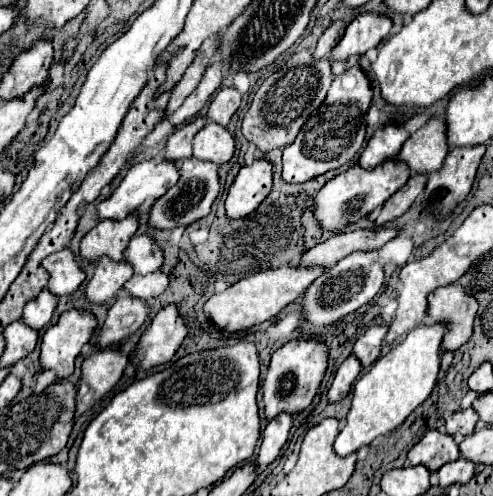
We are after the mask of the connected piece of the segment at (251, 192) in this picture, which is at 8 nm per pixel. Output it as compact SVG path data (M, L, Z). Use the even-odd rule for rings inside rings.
M266 158L242 166L226 198L226 216L244 218L268 196L272 188L274 164Z

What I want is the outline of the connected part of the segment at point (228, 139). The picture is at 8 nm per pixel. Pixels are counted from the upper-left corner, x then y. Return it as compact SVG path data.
M216 122L206 124L194 136L194 158L198 160L210 160L214 164L224 164L232 158L232 154L234 154L234 138L224 126Z

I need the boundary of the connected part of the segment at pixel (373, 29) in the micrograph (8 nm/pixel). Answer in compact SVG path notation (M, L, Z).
M358 14L346 28L342 40L332 50L332 62L336 60L348 60L350 56L364 54L370 48L378 46L390 32L392 20L384 14Z

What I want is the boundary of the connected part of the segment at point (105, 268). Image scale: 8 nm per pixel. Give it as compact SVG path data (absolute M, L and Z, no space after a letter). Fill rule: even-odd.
M108 256L100 258L96 266L96 274L86 288L88 300L94 304L104 304L106 300L112 300L116 292L124 286L124 282L130 280L132 274L134 274L132 264L128 264L126 260L114 262L108 260Z

